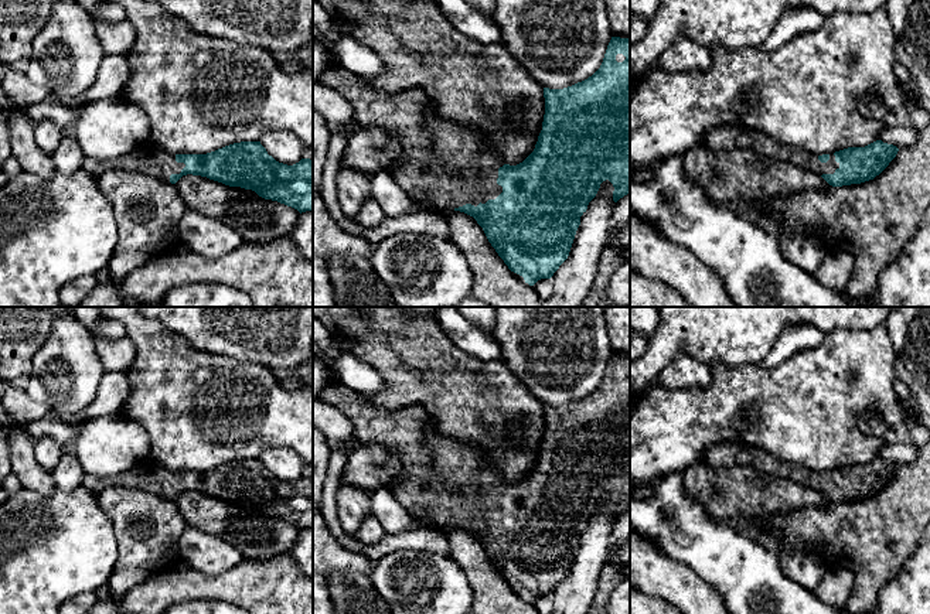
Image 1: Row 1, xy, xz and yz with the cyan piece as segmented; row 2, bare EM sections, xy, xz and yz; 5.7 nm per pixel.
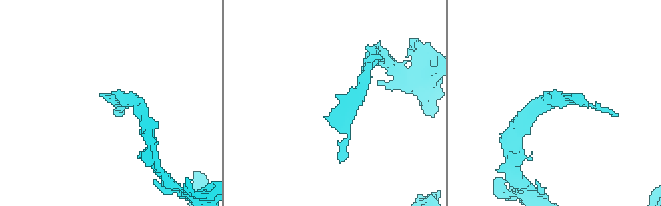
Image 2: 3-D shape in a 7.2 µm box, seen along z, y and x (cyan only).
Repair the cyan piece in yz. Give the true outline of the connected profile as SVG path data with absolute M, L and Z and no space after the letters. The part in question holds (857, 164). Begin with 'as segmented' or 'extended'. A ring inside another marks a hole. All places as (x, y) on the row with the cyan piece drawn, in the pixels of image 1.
extended; M737 124L709 129L704 143L711 150L750 149L764 157L793 163L820 174L832 187L873 180L899 151L896 146L876 140L865 147L848 147L831 154L815 156Z

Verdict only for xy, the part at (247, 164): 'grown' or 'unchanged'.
grown

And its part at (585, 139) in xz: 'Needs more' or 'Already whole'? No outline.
Needs more

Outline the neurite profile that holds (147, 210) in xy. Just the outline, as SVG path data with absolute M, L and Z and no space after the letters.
M108 170L96 181L101 192L110 202L117 222L117 245L108 265L113 284L153 259L177 250L181 243L178 225L188 209L176 184L136 170Z

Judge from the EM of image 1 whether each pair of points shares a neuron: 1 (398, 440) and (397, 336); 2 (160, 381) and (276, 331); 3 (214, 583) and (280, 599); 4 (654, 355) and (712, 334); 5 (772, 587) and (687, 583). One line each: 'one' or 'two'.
1: two
2: two
3: one
4: one
5: two

